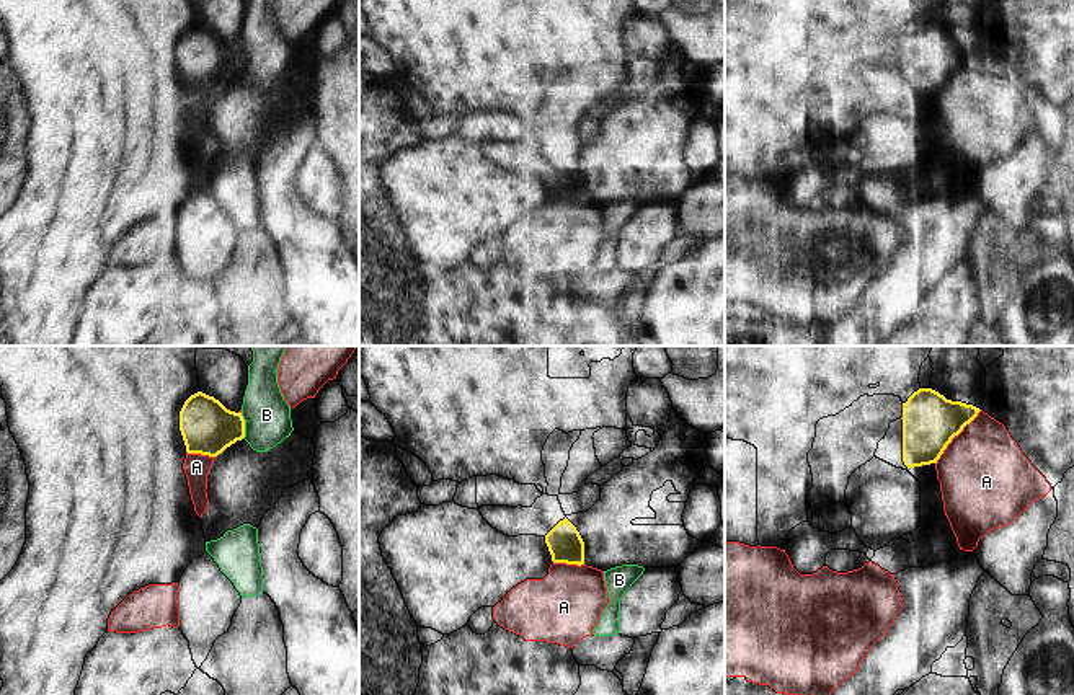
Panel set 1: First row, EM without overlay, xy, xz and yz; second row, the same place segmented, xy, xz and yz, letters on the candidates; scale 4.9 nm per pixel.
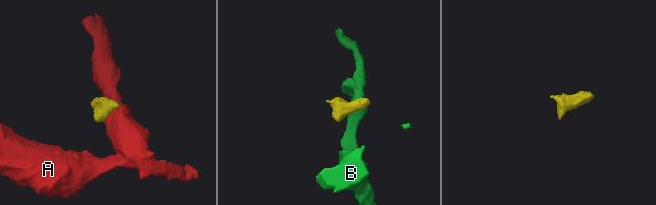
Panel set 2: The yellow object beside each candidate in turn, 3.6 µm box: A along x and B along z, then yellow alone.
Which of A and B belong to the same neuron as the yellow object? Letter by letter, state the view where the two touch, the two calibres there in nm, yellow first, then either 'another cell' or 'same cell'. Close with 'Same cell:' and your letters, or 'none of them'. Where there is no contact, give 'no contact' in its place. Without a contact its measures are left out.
A: yz | 280/440 nm | another cell
B: xy | 260/220 nm | another cell
Same cell: none of them

